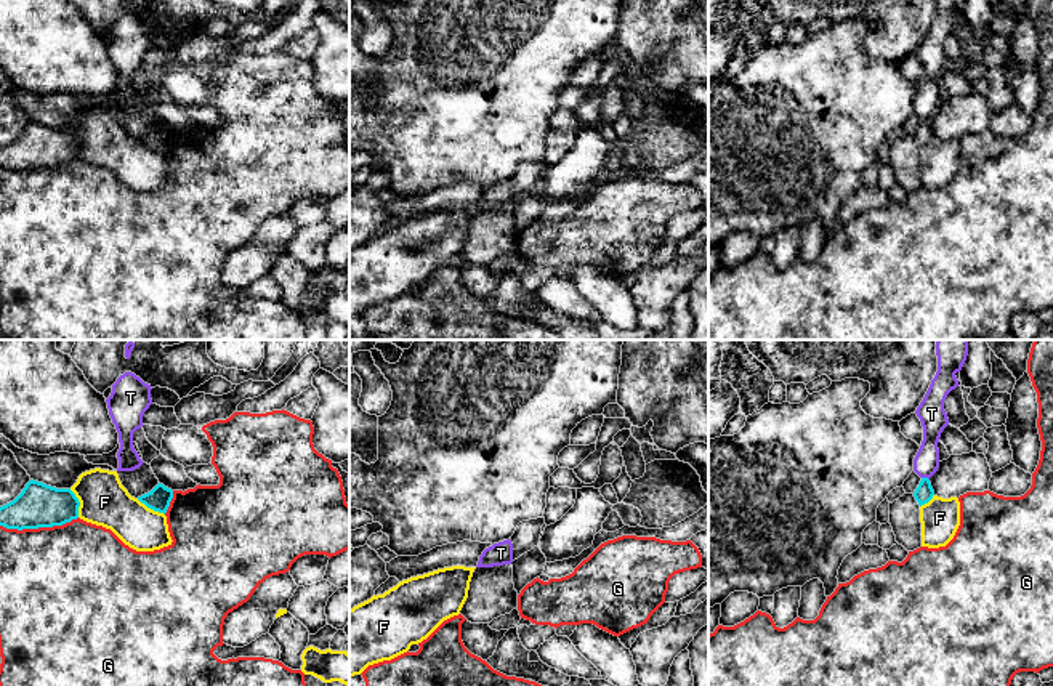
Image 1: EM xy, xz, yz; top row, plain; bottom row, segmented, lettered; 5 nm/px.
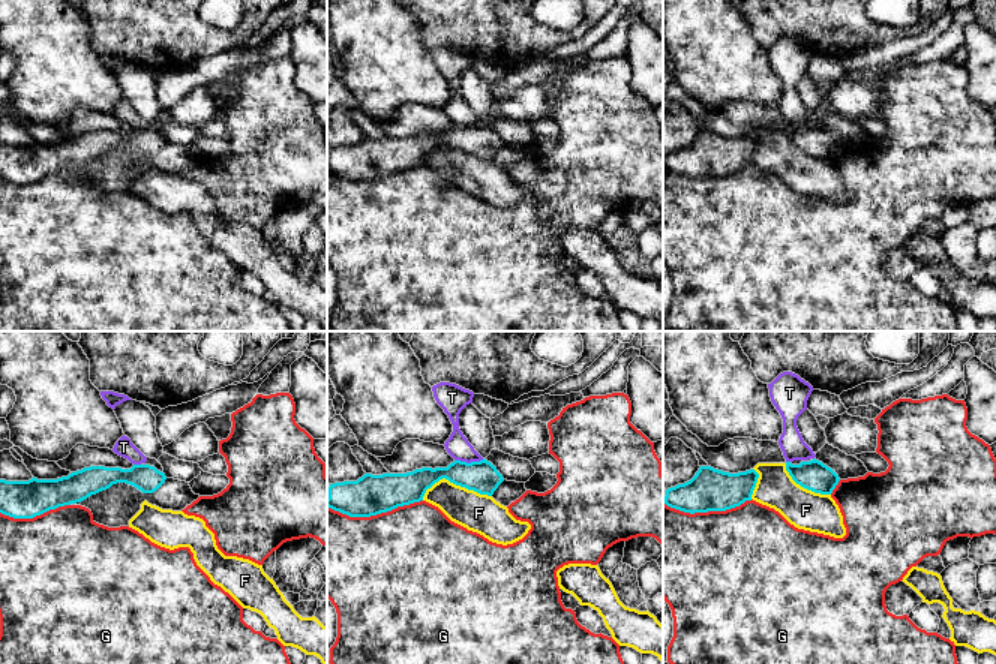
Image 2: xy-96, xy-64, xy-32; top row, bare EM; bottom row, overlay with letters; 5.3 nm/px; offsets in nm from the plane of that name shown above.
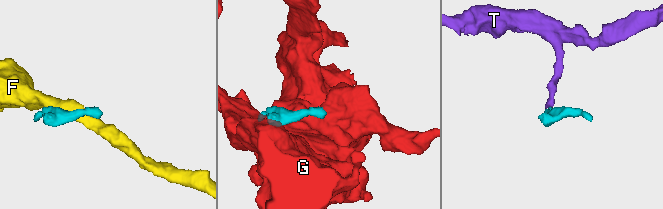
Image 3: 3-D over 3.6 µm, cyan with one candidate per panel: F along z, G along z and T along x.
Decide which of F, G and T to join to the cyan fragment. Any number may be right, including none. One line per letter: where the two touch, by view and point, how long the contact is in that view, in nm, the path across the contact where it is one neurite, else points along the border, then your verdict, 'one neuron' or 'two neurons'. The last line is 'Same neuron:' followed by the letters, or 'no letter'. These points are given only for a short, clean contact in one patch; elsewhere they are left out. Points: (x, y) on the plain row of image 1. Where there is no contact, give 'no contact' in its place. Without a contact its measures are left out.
F: xy (79, 145) | 150 nm | two neurons
G: xy (39, 167) | 400 nm | two neurons
T: yz (925, 119) | 40 nm | along yz (922, 117), (928, 121) | two neurons
Same neuron: no letter

